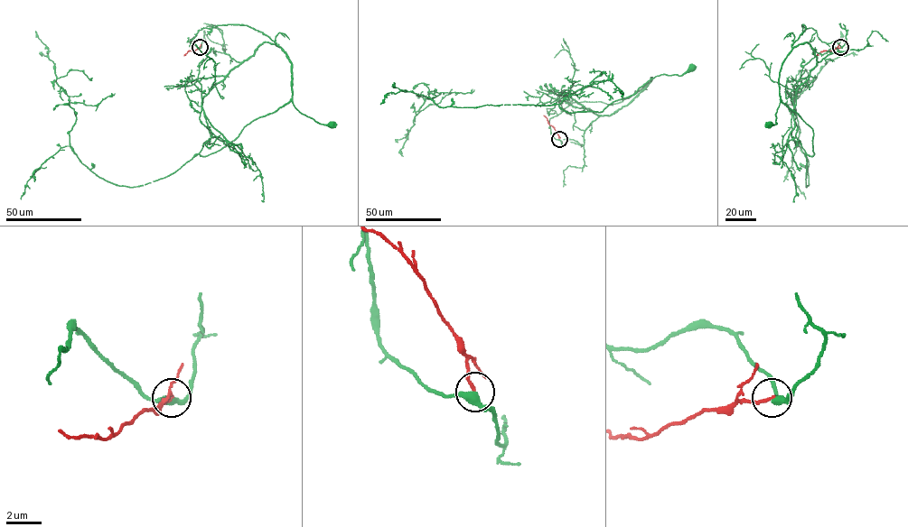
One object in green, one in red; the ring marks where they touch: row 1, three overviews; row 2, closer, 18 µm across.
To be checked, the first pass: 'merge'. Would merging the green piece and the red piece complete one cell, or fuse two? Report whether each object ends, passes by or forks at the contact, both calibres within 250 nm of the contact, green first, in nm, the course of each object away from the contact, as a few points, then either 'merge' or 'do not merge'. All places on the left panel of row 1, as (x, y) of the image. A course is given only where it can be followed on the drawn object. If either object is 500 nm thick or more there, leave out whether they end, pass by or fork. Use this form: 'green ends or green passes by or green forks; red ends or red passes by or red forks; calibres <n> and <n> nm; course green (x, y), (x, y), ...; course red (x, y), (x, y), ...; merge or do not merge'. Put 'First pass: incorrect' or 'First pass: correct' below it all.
green passes by; red ends; calibres 380 and 170 nm; course green (200, 48), (190, 41), (203, 28), (243, 24), (262, 32), (291, 62), (294, 106), (321, 124), (333, 124); course red (200, 48), (183, 55); do not merge
First pass: incorrect

